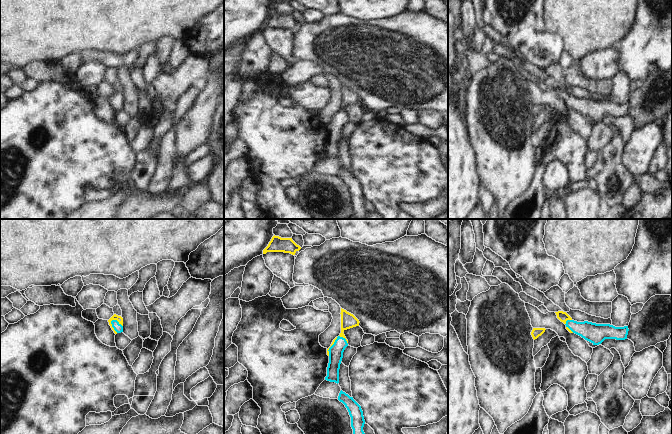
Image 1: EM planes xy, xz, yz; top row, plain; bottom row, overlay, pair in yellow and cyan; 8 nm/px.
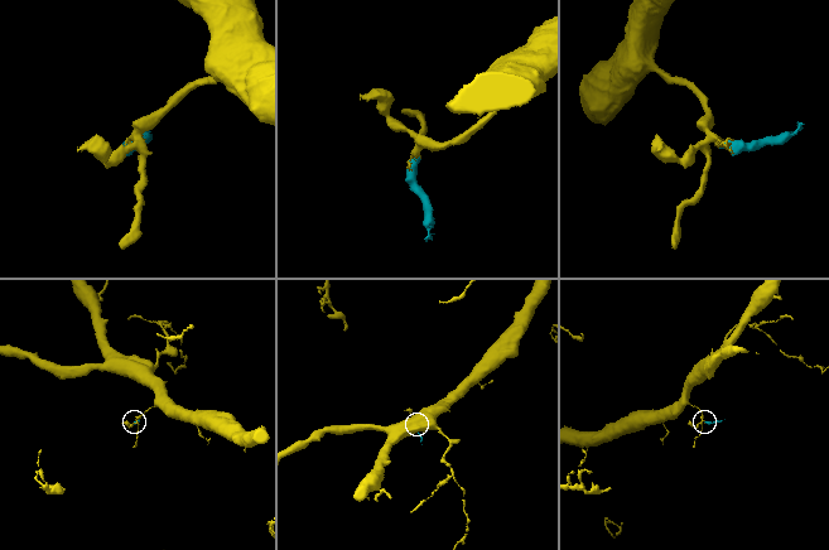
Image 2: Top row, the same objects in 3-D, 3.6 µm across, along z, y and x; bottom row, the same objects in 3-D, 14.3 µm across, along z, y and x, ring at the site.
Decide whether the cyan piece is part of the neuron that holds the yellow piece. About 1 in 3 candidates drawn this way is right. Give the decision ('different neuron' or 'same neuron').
same neuron

